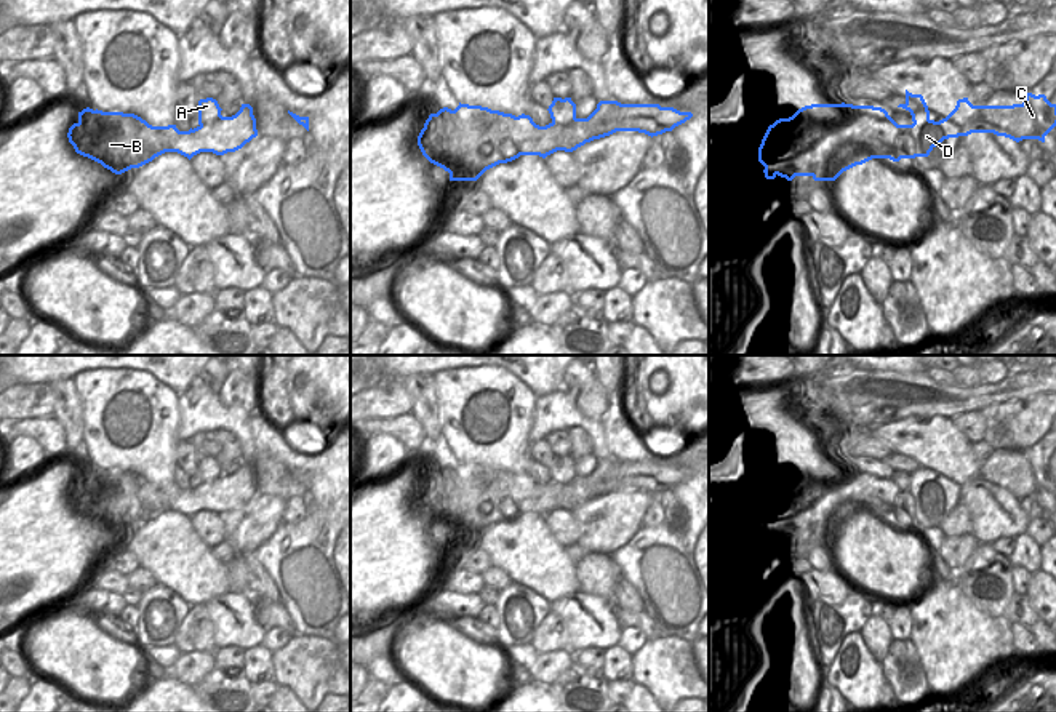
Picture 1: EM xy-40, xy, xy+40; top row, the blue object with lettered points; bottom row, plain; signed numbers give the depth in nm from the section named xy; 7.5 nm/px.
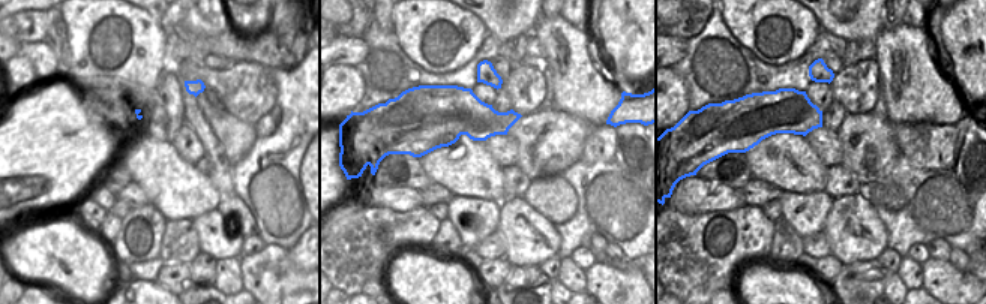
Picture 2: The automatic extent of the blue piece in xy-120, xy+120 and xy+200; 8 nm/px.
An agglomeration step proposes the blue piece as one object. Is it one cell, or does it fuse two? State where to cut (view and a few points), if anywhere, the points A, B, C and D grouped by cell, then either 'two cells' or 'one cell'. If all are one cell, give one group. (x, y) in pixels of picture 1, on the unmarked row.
xy (576, 477), (567, 482), (552, 480) | A / B C D | two cells

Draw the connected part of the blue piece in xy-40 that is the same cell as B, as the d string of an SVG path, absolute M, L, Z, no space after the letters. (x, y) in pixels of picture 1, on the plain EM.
M242 462L232 475L221 475L189 490L179 490L176 483L152 485L134 472L86 466L78 470L78 480L67 491L77 512L115 533L139 526L165 510L178 510L189 518L200 510L224 514L242 507L256 494L250 462Z

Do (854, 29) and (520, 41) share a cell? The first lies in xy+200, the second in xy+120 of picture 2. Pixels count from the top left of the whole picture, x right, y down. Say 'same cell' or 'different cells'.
different cells

